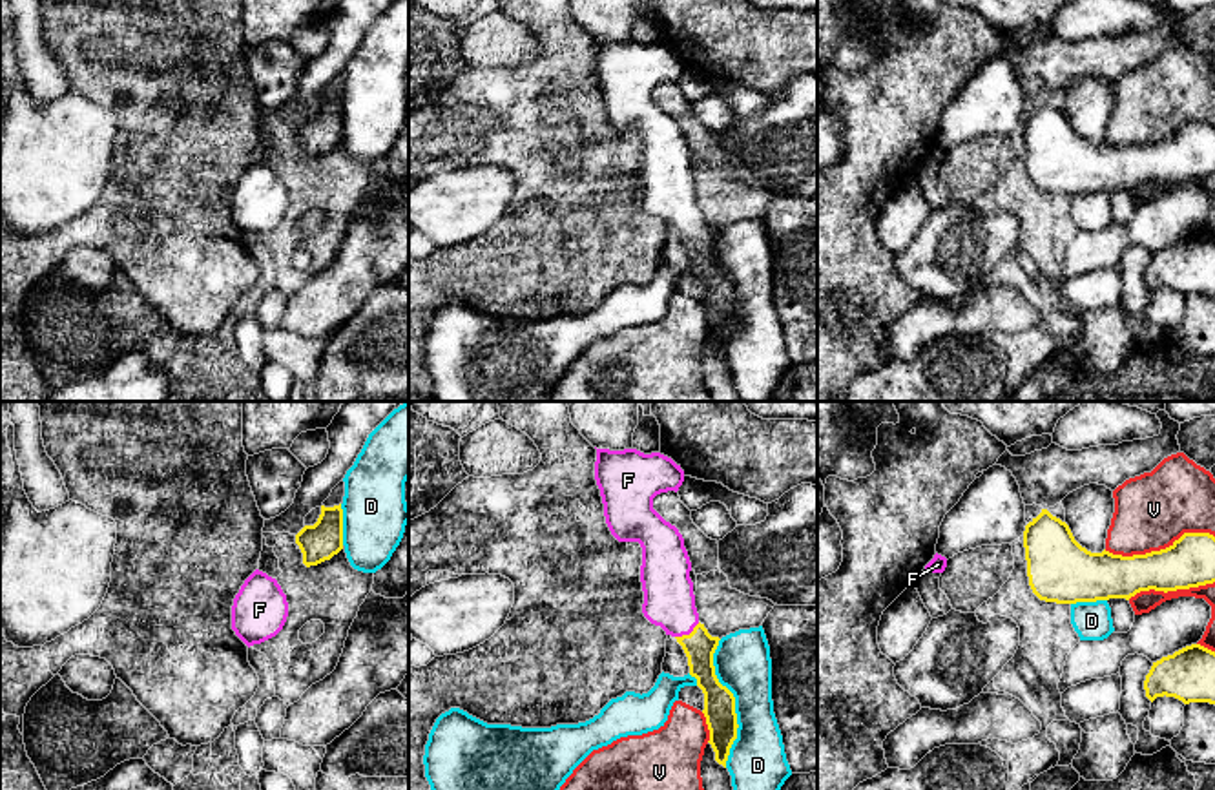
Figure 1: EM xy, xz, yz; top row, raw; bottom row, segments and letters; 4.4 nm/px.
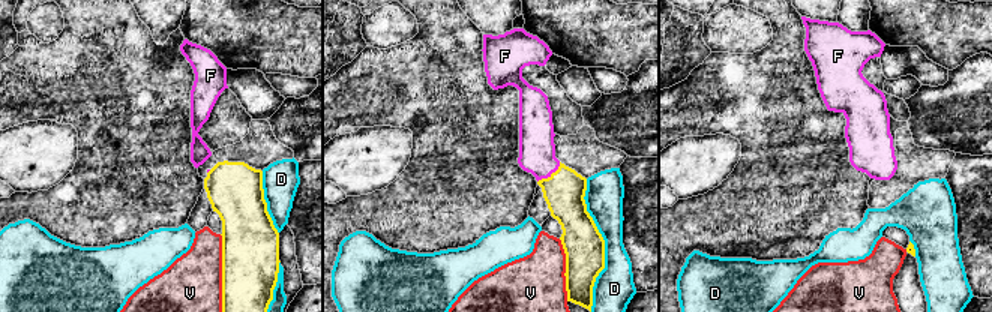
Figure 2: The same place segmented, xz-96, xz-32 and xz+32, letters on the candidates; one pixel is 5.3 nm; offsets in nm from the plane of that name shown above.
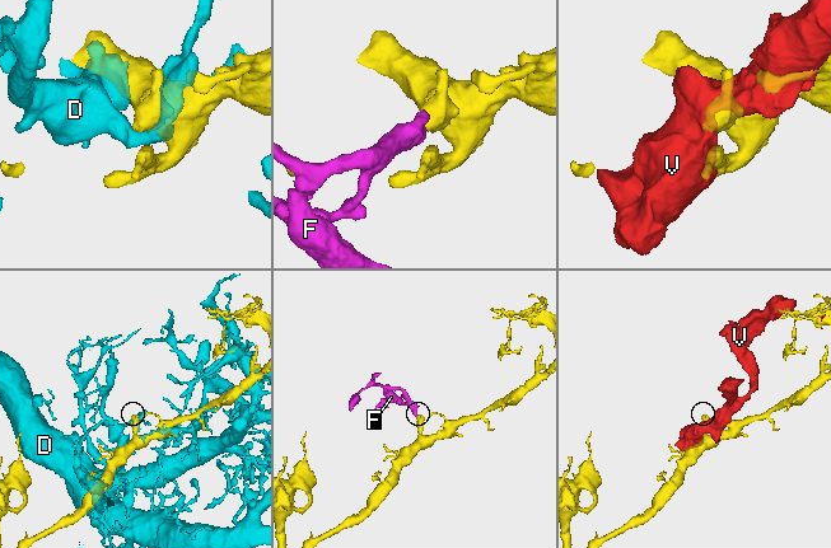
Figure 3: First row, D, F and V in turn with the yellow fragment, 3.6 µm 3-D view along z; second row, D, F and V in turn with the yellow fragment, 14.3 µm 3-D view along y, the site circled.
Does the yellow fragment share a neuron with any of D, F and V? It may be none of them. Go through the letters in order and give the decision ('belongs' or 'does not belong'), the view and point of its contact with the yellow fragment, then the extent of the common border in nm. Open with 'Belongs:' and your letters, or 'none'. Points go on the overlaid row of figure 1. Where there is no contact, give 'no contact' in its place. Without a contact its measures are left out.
Belongs: F
D: does not belong | xz (734, 703) | 550 nm
F: belongs | xz (686, 635) | 130 nm
V: does not belong | yz (1161, 550) | 500 nm

